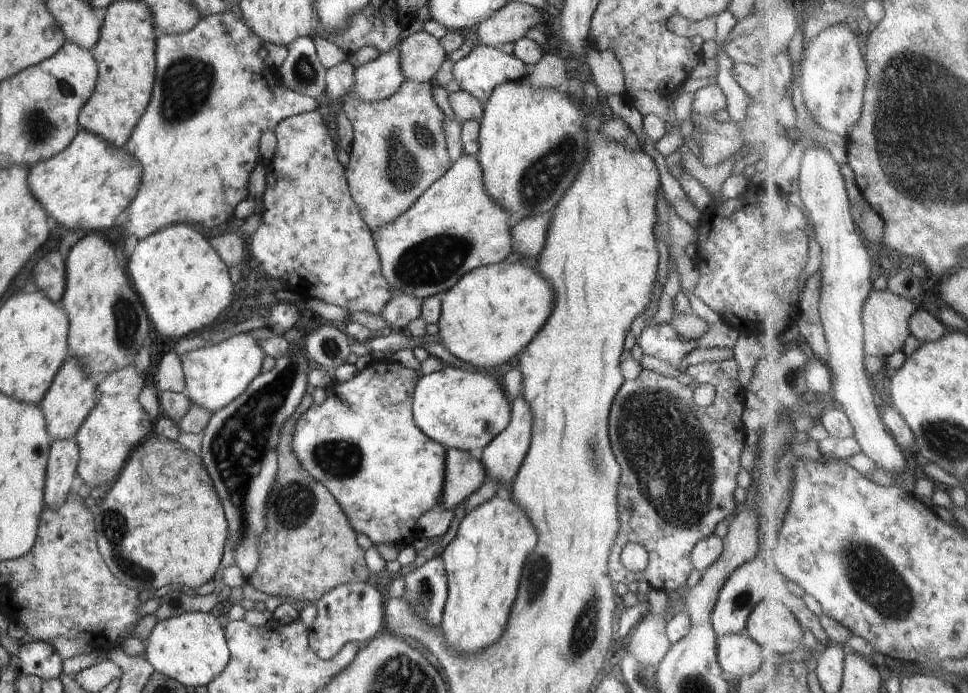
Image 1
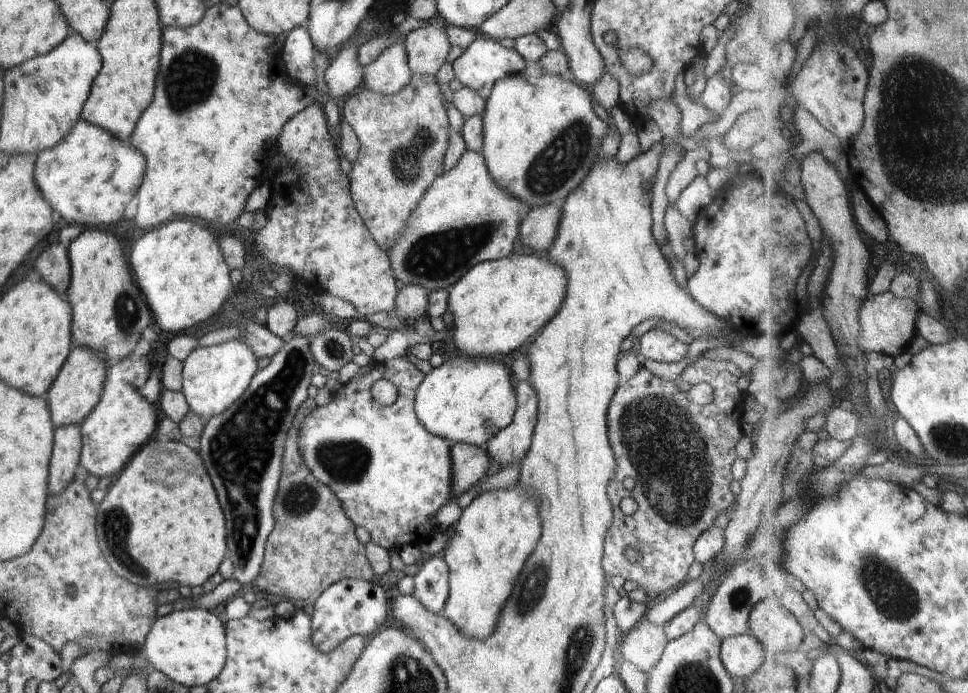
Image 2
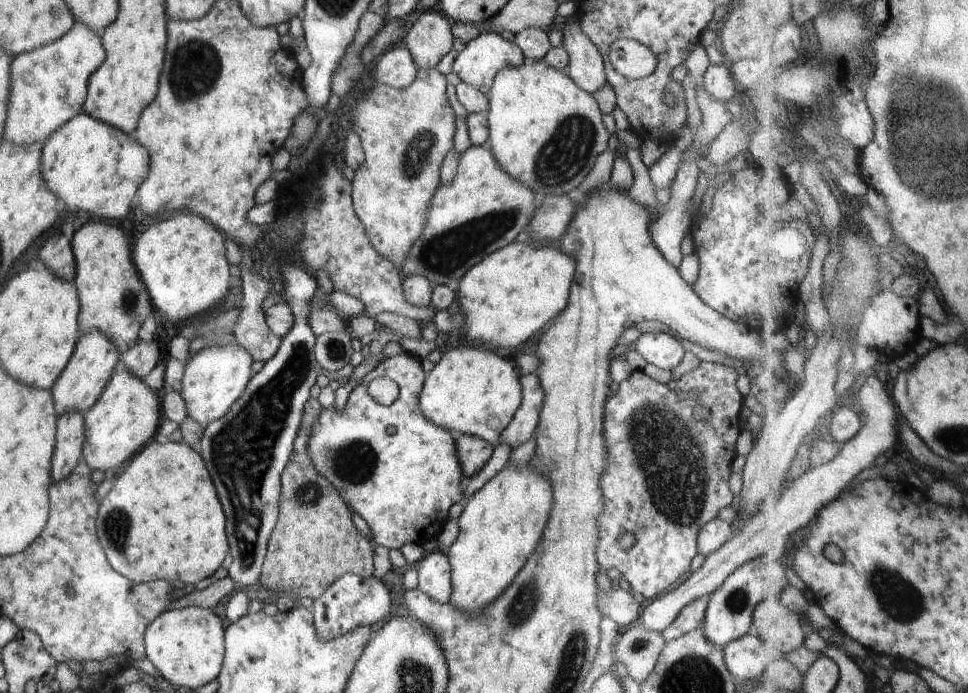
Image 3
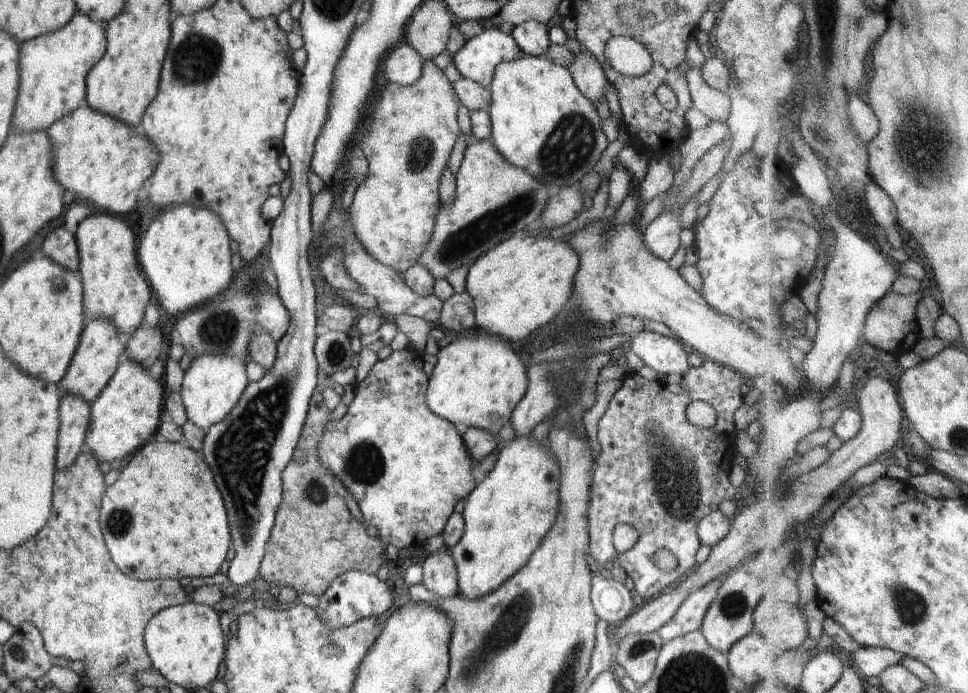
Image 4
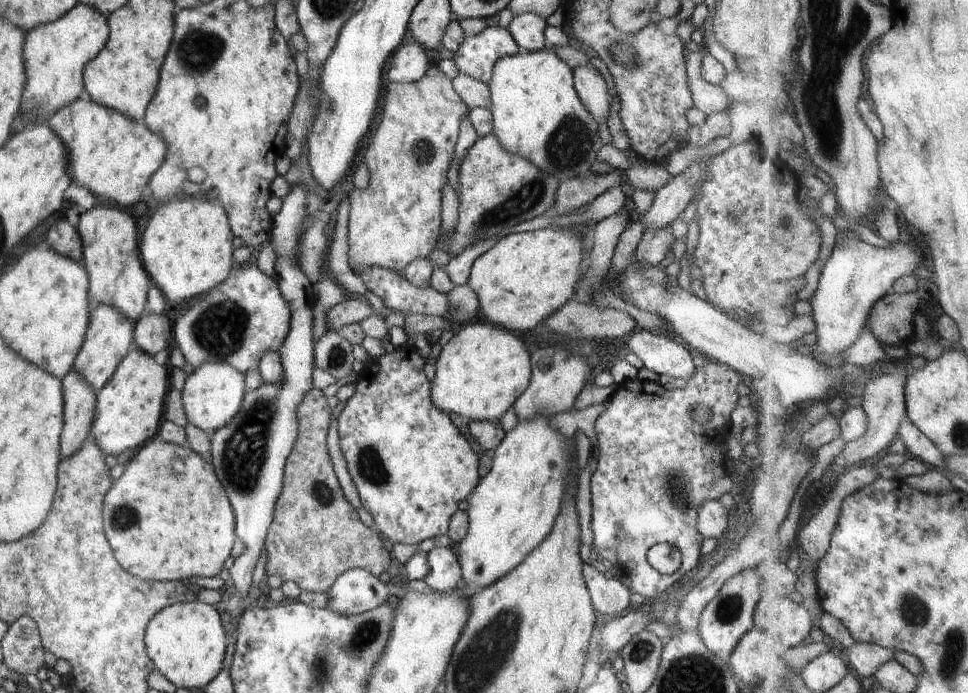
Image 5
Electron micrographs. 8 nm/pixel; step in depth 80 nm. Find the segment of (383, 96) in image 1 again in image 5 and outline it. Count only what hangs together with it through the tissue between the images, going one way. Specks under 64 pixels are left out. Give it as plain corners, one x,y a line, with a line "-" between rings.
407,40
392,53
388,78
393,83
413,83
426,74
429,66
425,49
416,41

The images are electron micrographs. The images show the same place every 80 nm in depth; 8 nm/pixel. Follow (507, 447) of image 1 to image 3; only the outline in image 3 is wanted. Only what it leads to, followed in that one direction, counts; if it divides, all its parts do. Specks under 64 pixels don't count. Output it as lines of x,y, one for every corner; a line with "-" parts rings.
537,372
527,376
520,376
521,384
521,405
514,413
514,418
510,424
501,432
499,436
500,444
508,444
515,449
530,440
535,434
538,426
540,411
545,400
545,394
539,383

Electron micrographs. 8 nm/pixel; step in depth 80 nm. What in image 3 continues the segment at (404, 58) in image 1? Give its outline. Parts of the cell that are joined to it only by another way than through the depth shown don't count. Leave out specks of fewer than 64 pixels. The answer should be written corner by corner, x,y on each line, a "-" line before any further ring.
437,8
420,13
403,42
419,69
431,69
453,49
451,21

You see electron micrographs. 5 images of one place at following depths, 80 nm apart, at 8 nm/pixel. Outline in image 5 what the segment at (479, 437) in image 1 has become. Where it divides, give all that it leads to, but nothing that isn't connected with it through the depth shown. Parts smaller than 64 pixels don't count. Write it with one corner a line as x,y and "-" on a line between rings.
474,320
460,329
458,334
442,347
435,365
435,377
431,382
431,403
448,416
459,414
470,421
499,421
529,385
531,361
521,336
484,320

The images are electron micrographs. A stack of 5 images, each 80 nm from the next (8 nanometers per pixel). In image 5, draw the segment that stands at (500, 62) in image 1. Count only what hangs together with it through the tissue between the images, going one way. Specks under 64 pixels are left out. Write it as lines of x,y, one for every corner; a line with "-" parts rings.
487,26
480,34
465,37
453,60
460,73
488,84
496,61
520,51
508,29

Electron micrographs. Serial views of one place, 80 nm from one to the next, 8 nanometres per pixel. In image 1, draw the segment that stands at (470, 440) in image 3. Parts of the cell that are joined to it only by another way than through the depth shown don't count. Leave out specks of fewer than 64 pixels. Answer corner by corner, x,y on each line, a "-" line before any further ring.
448,449
444,484
438,508
443,507
447,511
454,511
459,504
464,503
468,499
470,494
474,494
484,484
486,478
485,468
479,461
477,454

